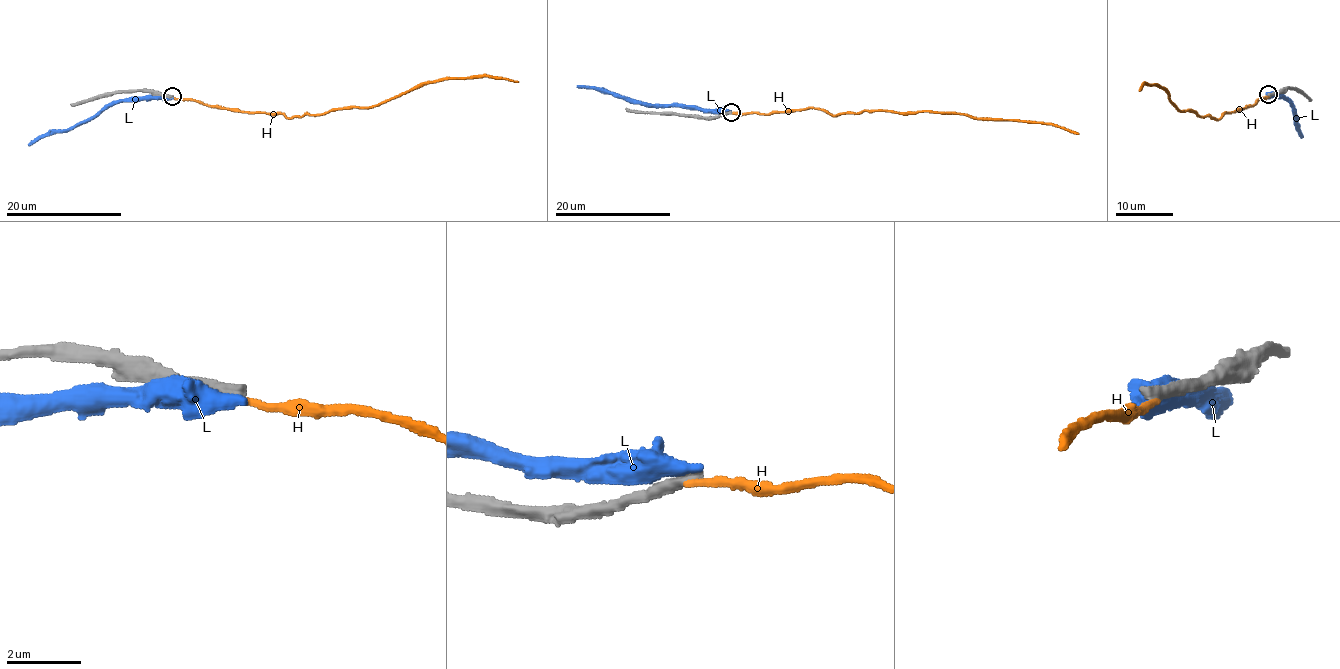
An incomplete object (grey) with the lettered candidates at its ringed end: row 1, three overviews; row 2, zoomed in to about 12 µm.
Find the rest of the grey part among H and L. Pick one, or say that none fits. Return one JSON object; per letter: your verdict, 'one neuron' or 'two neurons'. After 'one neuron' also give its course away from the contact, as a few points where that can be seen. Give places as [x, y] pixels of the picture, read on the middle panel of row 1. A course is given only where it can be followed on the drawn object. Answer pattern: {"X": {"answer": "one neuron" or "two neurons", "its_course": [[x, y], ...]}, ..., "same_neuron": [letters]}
{"H": {"answer": "two neurons"}, "L": {"answer": "two neurons"}, "same_neuron": []}

